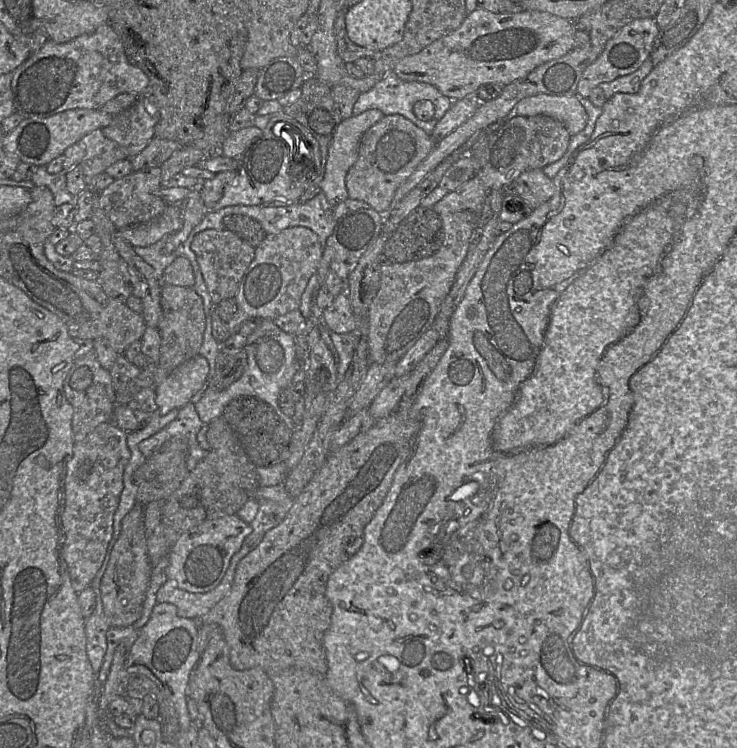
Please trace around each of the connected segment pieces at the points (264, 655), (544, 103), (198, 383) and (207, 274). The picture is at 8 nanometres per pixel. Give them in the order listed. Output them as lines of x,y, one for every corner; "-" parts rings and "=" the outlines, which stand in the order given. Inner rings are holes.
397,406
390,415
376,420
376,423
371,428
357,435
349,443
335,451
330,451
325,463
294,500
284,520
270,529
264,535
261,542
239,561
229,593
209,613
203,616
203,623
217,624
221,628
229,647
230,662
233,668
236,670
248,670
259,667
268,674
276,674
289,668
300,668
310,670
321,676
326,676
328,672
328,661
324,647
324,636
330,627
332,616
332,604
326,595
327,581
329,576
341,564
351,558
363,545
366,525
372,520
377,509
386,497
398,467
409,456
412,438
415,434
415,422
411,419
409,411
409,408
398,408
=
537,94
520,100
510,116
547,115
560,121
571,136
587,125
588,115
576,96
=
202,355
182,363
160,384
156,385
156,403
160,414
180,409
203,386
209,373
209,363
=
207,229
194,237
192,250
196,254
213,304
235,299
243,276
255,256
255,247
229,230

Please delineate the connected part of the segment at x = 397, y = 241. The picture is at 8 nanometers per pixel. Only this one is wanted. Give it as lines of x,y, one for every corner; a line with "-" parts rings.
418,206
389,237
380,264
401,264
421,260
435,254
443,243
441,217
432,207

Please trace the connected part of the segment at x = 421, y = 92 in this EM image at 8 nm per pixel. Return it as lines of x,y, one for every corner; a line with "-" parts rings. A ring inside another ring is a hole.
391,70
370,90
359,95
353,107
353,115
359,115
368,109
381,110
384,115
400,114
412,121
419,128
423,129
427,134
431,135
437,121
444,116
452,103
453,100
442,94
435,86
424,82
402,80
393,70
-
424,99
430,100
435,106
434,118
429,121
420,120
413,111
414,104

